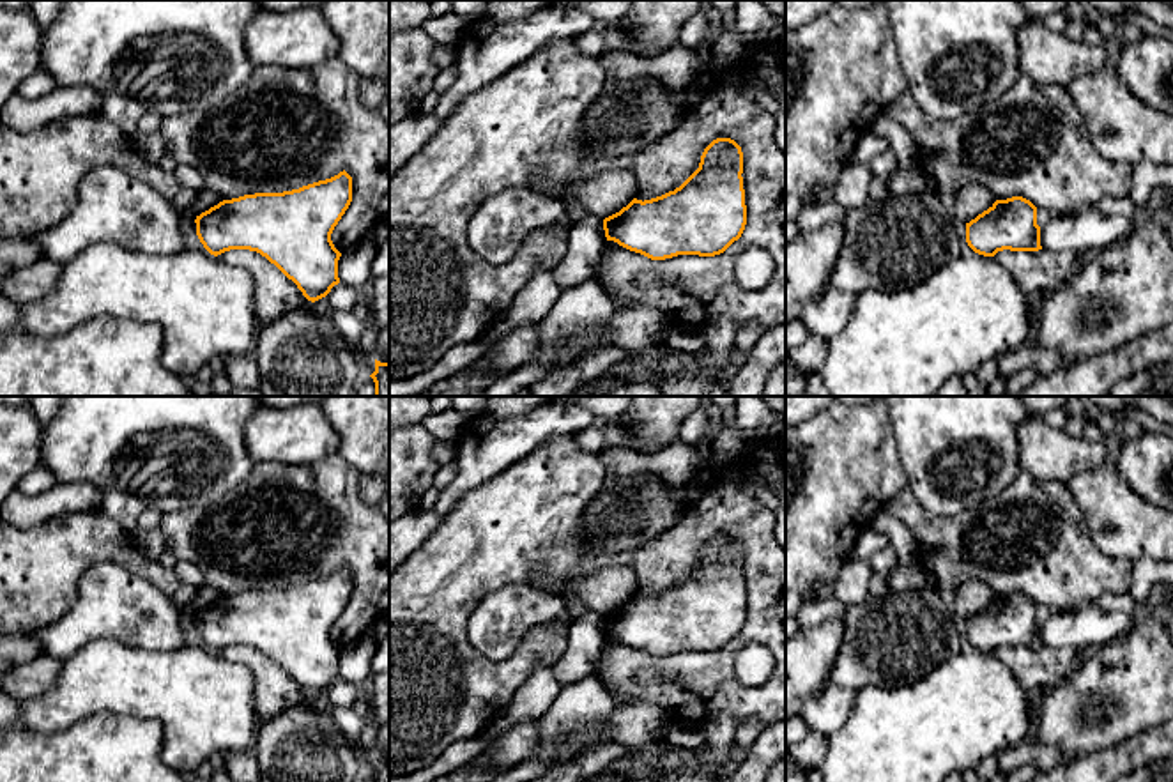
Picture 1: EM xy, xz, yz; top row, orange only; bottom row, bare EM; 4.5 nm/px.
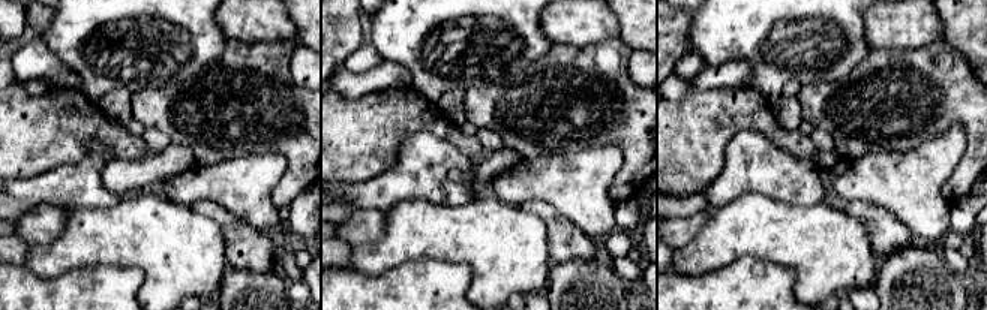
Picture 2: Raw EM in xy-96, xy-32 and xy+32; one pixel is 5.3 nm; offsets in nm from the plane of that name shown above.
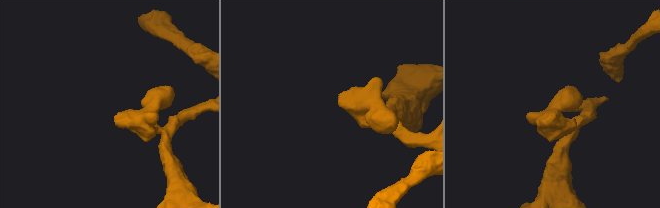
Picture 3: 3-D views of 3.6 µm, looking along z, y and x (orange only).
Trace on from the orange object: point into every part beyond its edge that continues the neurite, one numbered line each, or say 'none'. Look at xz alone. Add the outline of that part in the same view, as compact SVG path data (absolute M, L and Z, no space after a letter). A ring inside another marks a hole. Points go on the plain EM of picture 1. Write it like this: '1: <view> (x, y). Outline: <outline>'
none

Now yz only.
none

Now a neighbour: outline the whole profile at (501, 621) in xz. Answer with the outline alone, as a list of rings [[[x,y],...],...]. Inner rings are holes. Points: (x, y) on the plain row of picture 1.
[[[511,582],[478,600],[469,621],[467,639],[488,660],[506,660],[529,633],[545,625],[570,621],[575,609],[561,596],[533,584]]]

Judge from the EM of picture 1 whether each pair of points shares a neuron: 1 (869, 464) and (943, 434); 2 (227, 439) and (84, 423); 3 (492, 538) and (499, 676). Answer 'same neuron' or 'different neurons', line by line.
1: different neurons
2: same neuron
3: same neuron

